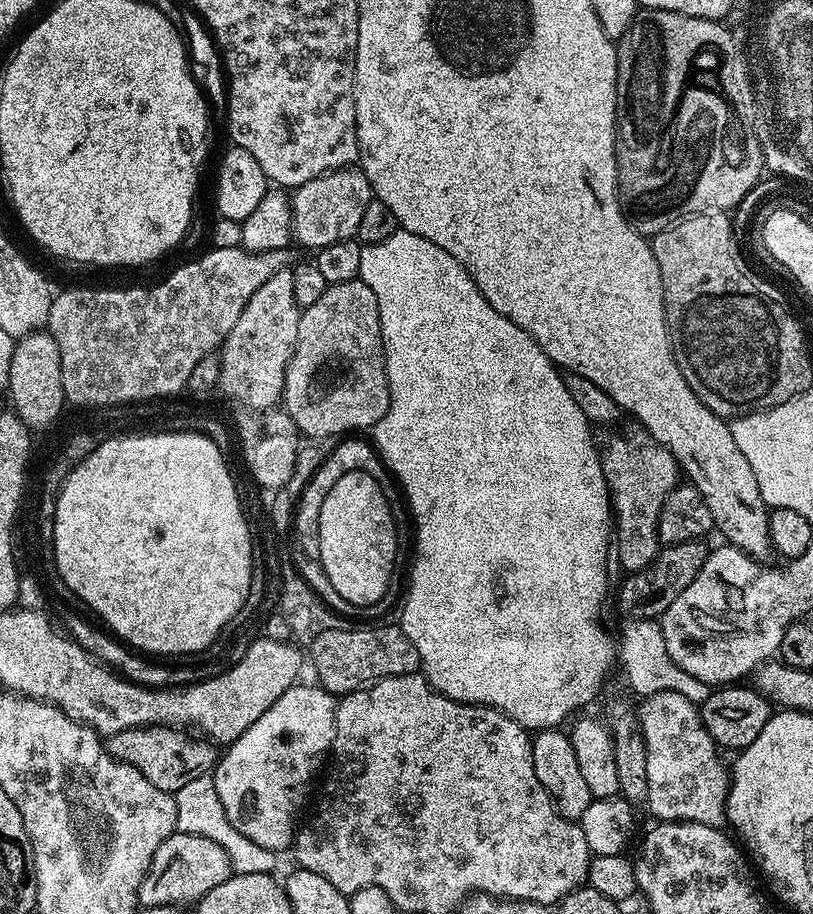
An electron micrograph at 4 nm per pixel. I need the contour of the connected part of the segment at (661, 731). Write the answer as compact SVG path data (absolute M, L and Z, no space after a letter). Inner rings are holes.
M659 692L639 701L638 715L640 732L648 748L650 807L657 816L655 819L660 822L689 820L720 828L728 811L730 772L720 761L718 745L710 738L697 704L690 702L690 698L682 698L680 692Z

